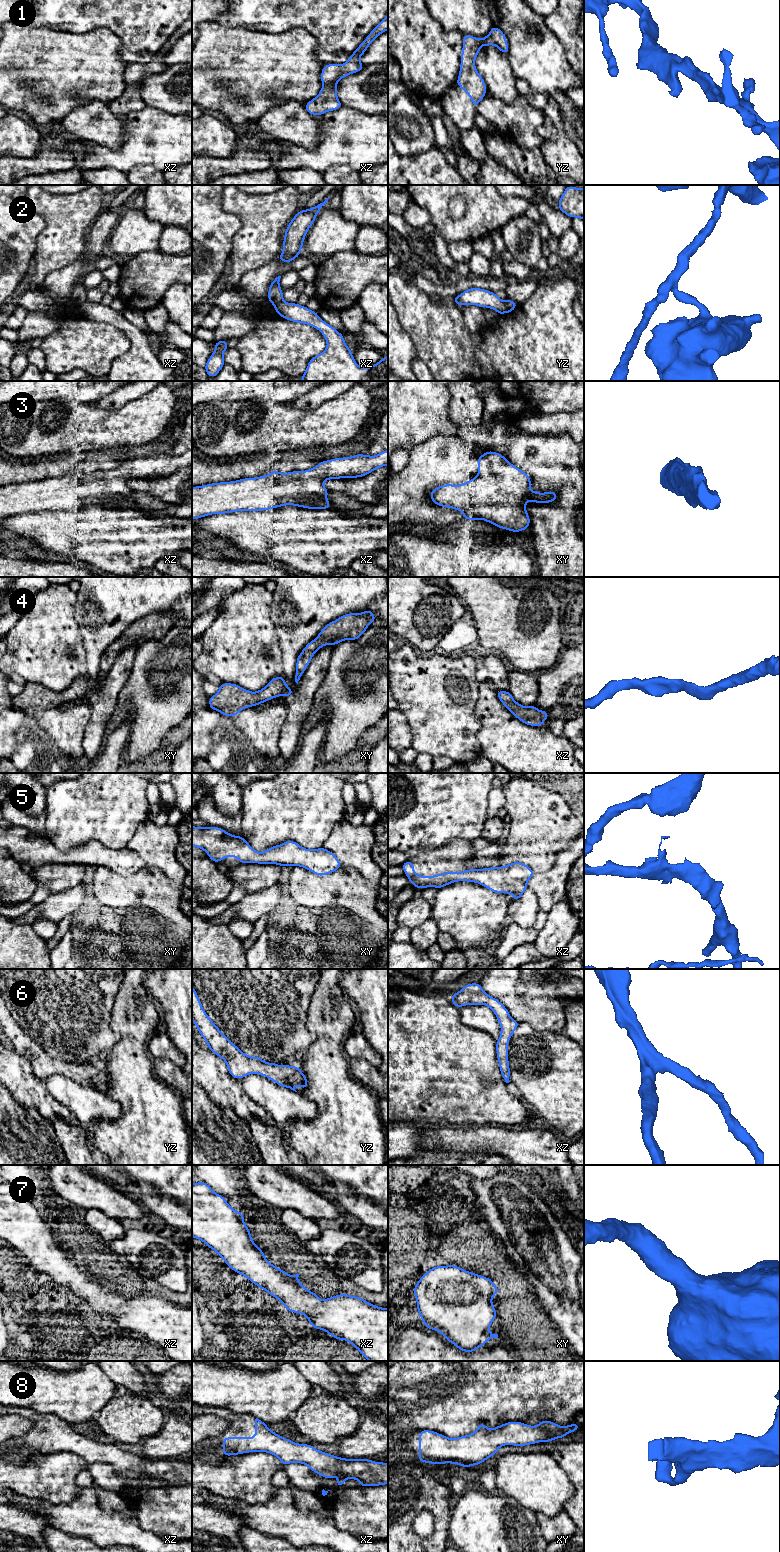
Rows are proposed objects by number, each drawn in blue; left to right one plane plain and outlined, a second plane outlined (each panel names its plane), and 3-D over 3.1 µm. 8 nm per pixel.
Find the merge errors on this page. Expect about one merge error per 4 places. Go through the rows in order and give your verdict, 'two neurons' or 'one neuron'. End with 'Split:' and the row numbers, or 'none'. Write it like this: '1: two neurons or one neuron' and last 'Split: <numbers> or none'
1: one neuron
2: two neurons
3: one neuron
4: one neuron
5: one neuron
6: one neuron
7: one neuron
8: one neuron
Split: 2

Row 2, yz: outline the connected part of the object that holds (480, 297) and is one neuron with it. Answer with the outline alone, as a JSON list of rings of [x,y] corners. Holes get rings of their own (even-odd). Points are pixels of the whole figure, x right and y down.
[[[469,288],[452,298],[452,300],[461,307],[464,305],[476,305],[481,308],[493,309],[499,315],[506,313],[505,302],[496,293],[482,288]]]

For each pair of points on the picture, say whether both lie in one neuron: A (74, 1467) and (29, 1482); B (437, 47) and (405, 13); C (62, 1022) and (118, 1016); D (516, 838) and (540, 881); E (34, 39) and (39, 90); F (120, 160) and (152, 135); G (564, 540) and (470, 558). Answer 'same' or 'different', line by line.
A: same
B: same
C: different
D: different
E: same
F: same
G: different

